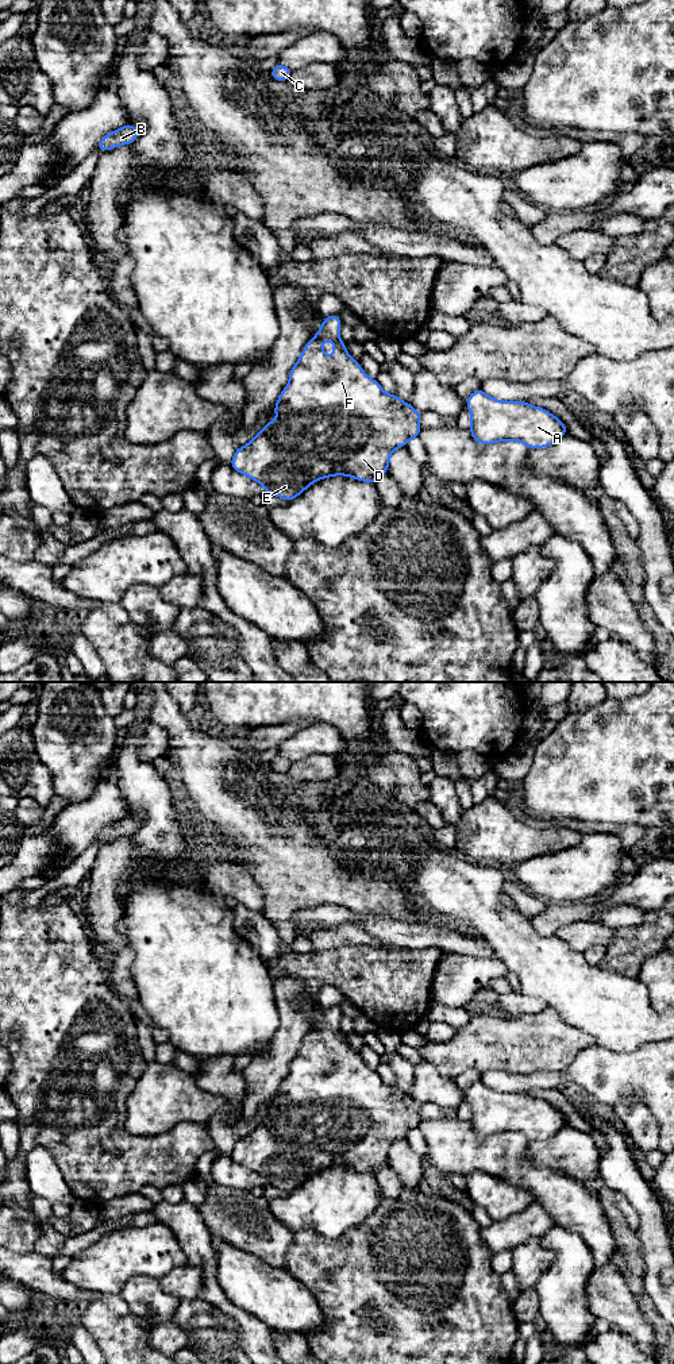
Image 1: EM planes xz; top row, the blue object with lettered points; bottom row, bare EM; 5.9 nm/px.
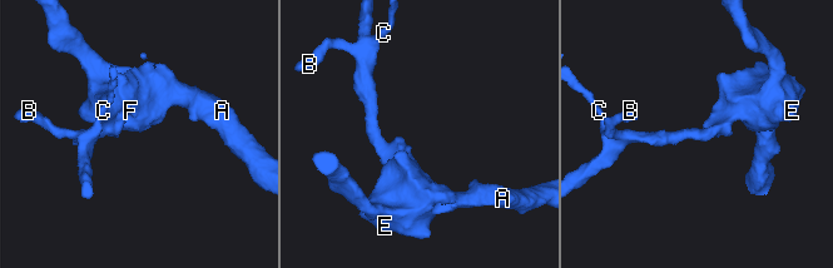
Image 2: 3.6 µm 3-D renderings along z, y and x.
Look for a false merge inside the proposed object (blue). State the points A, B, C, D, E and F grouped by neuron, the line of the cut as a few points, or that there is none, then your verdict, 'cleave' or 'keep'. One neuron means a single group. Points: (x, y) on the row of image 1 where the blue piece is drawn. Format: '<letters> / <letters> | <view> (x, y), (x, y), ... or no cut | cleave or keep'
A B C D E F | no cut | keep

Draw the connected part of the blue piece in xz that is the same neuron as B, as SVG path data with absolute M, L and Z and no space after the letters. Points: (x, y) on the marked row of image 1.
M128 123L123 126L122 128L104 135L97 143L97 150L103 153L113 147L118 147L120 145L131 146L138 138L139 132L140 130L138 127Z

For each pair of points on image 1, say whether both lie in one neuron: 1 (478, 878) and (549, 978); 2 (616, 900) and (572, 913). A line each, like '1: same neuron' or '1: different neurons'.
1: same neuron
2: same neuron

